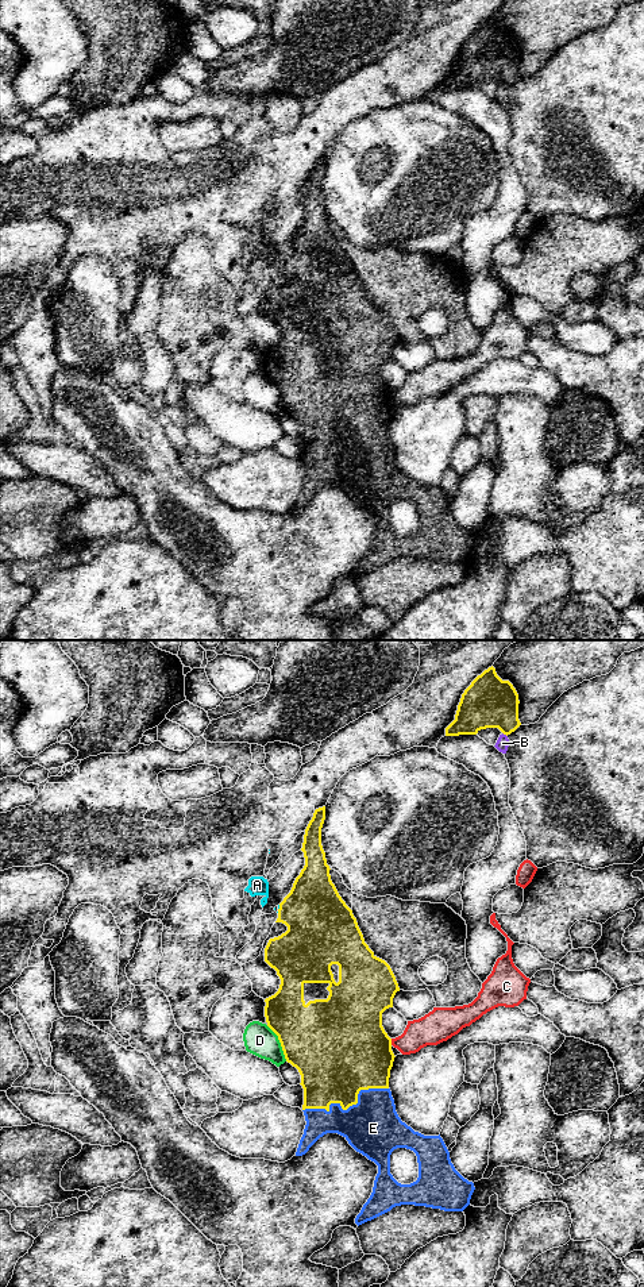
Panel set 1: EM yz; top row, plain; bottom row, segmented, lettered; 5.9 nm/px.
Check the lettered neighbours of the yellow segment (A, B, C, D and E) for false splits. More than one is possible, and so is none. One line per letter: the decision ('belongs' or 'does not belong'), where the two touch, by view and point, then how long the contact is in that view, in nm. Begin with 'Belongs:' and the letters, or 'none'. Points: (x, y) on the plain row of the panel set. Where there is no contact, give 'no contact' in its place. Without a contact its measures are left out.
Belongs: E
A: does not belong; meets yellow in yz at (280, 259); contact 30 nm long
B: does not belong; meets yellow in yz at (505, 85); contact 40 nm long
C: does not belong; meets yellow in yz at (390, 393); contact 40 nm long
D: does not belong; meets yellow in yz at (280, 393); contact 240 nm long
E: belongs; meets yellow in yz at (347, 459); contact 550 nm long

